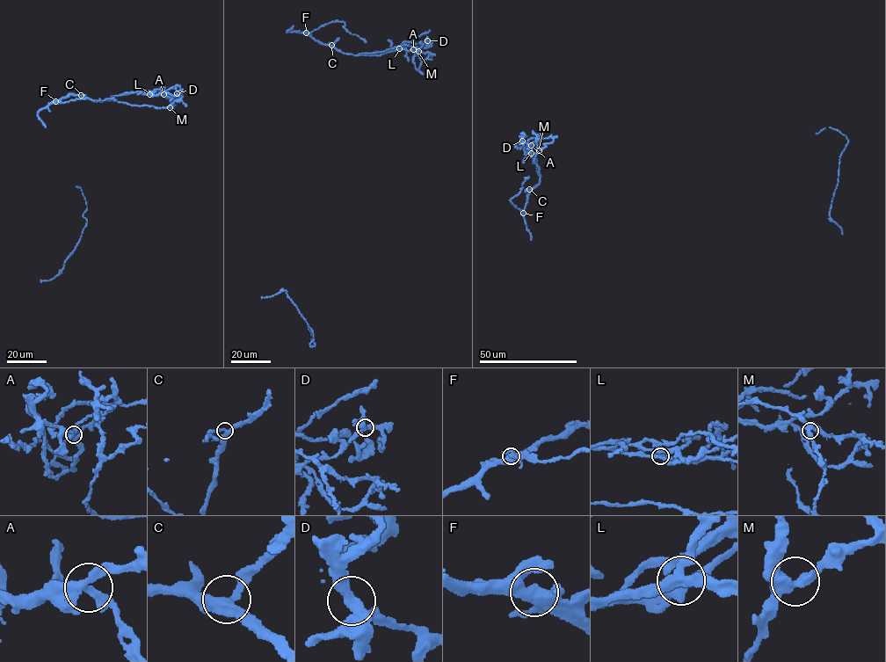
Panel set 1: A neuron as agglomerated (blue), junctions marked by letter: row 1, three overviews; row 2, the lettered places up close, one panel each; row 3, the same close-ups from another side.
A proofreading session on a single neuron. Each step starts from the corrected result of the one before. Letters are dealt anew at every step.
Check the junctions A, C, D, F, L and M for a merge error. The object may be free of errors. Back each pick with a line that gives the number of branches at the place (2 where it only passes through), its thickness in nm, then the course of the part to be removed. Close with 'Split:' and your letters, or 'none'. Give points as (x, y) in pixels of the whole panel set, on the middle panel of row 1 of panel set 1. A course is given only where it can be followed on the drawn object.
L: 3 | 340 nm | (399, 48), (409, 50), (411, 47), (413, 63), (420, 71)
Split: L

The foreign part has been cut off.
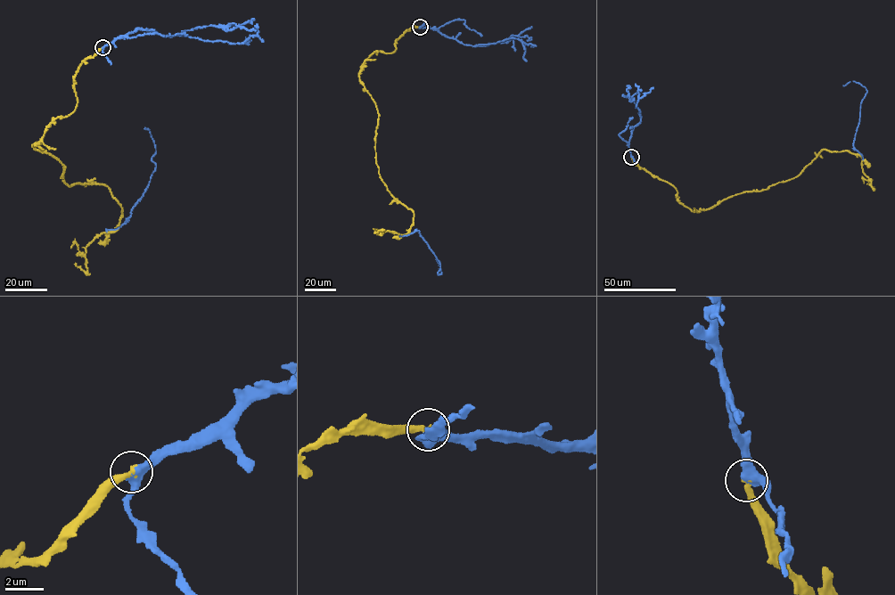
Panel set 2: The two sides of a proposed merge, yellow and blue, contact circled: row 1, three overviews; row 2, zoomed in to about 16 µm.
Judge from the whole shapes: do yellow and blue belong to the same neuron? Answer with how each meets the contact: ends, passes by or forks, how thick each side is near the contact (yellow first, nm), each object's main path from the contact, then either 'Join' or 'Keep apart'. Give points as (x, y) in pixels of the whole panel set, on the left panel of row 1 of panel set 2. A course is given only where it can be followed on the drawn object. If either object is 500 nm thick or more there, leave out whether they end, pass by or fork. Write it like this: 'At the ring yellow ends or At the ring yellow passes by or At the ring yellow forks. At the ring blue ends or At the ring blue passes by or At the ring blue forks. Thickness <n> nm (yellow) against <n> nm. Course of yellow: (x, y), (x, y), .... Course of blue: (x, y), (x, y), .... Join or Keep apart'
At the ring yellow ends. At the ring blue passes by. Thickness 320 nm (yellow) against 440 nm. Course of yellow: (102, 47), (73, 79), (72, 112), (32, 145), (68, 186), (106, 186), (121, 207), (86, 271), (76, 264). Course of blue: (102, 47), (140, 29), (163, 36), (182, 35), (234, 44), (247, 44), (248, 39), (144, 128), (148, 129). Join

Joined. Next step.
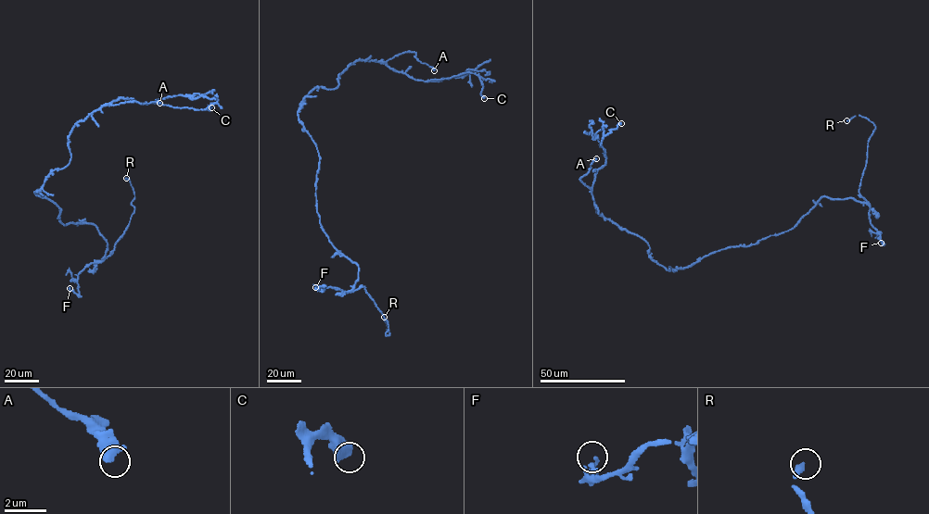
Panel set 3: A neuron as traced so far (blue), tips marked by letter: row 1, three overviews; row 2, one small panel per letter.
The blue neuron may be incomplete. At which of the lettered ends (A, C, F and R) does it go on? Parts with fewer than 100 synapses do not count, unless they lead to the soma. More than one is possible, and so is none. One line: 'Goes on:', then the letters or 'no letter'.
Goes on: R

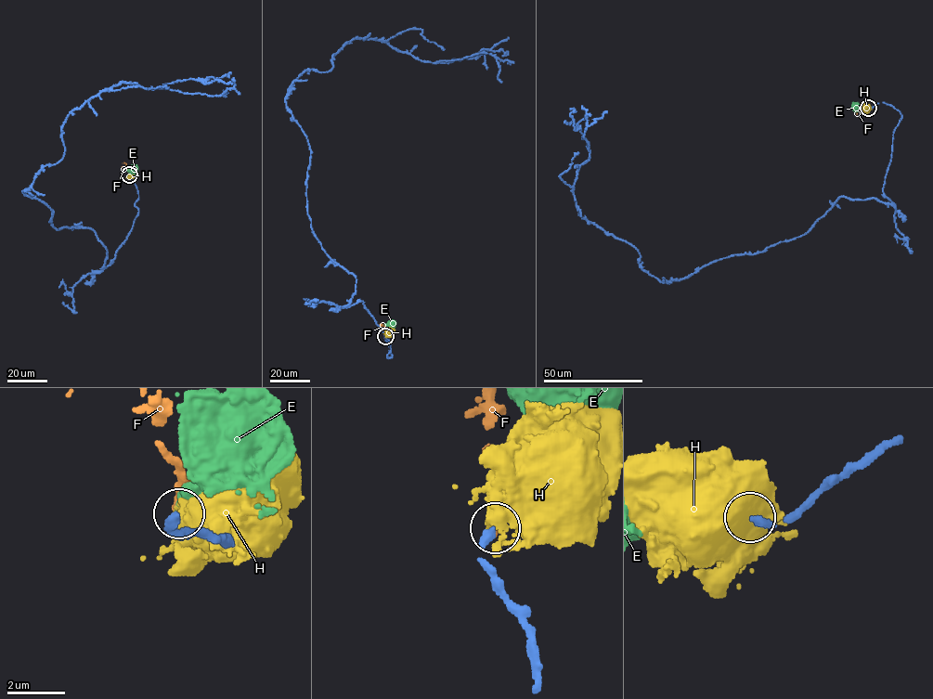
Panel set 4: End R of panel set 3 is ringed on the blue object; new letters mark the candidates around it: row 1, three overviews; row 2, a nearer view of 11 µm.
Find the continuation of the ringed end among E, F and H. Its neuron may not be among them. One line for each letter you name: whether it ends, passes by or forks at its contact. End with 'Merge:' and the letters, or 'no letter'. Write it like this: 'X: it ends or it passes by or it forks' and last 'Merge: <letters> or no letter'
E: it ends
Merge: E

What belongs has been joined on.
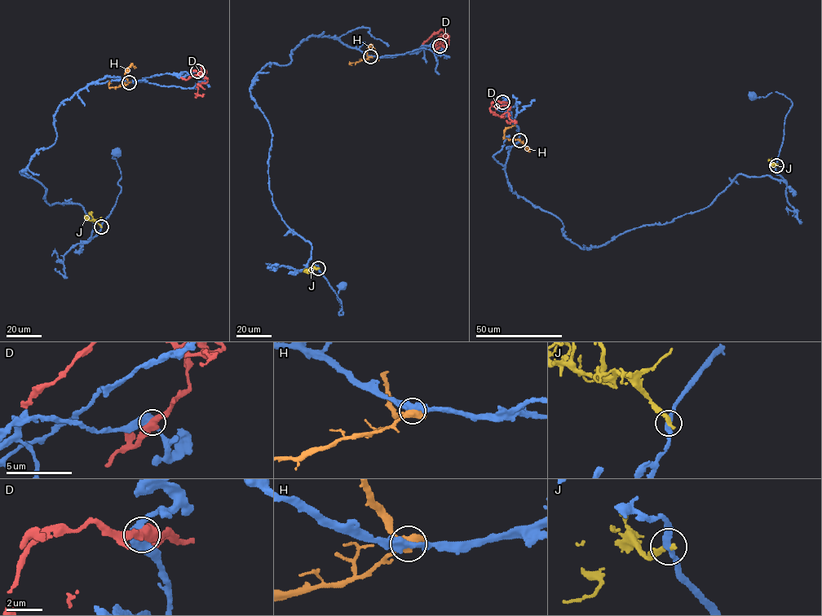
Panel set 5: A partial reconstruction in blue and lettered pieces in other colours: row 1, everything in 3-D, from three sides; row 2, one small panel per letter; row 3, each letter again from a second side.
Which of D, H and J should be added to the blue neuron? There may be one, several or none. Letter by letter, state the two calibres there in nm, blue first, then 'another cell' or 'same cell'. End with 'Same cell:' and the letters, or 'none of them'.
D: 440/480 nm | same cell
H: 400/480 nm | another cell
J: 240/300 nm | another cell
Same cell: D

